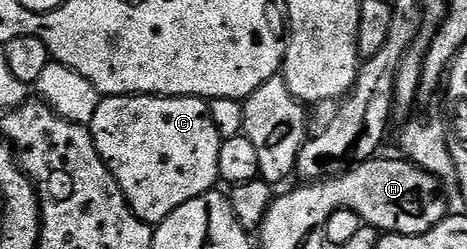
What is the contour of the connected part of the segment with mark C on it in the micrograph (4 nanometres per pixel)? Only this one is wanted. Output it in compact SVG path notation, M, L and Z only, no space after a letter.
M102 96L89 124L100 158L116 178L130 209L143 224L157 226L184 202L200 198L219 183L222 135L210 117L210 106L201 96Z

